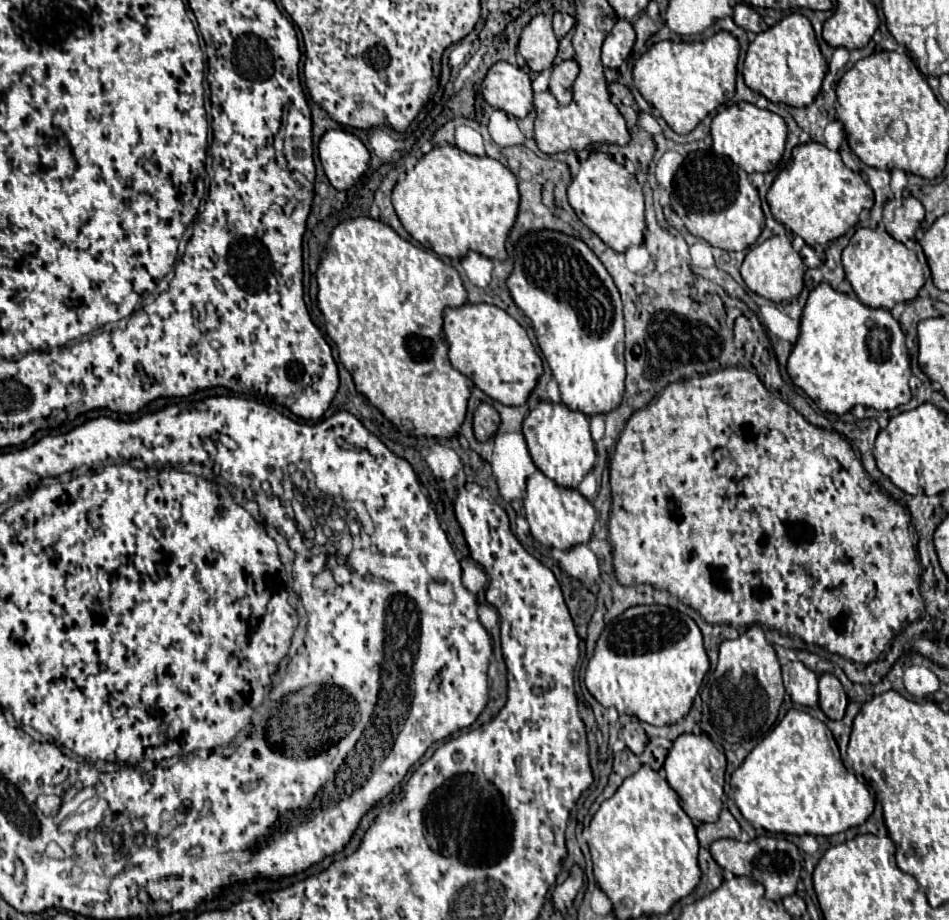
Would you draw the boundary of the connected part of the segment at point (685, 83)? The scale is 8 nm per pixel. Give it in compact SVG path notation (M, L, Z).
M718 32L702 42L660 42L638 58L634 84L674 132L688 134L734 96L738 54L738 40L730 32Z

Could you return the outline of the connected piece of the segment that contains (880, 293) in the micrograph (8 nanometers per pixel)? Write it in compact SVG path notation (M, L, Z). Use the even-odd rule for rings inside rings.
M858 228L842 252L842 264L858 300L870 308L892 310L892 306L898 302L912 302L918 296L918 290L924 286L922 264L918 262L916 254L904 244L896 242L888 232Z

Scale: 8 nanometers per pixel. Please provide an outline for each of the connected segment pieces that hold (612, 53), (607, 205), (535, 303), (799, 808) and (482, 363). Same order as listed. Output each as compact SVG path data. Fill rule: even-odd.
M618 20L616 26L612 28L612 32L606 36L604 46L602 46L602 64L606 68L620 68L622 62L628 58L628 54L632 52L636 34L630 22L626 20Z
M592 152L590 158L580 164L578 174L568 186L568 200L576 216L614 252L626 252L630 246L642 244L646 230L642 188L636 178L608 154Z
M530 232L516 244L516 264L508 278L516 306L532 320L538 346L560 386L562 402L570 410L596 416L616 410L624 396L624 320L620 294L596 254L578 238L562 232Z
M788 710L782 722L748 754L730 778L732 800L742 816L756 828L772 834L814 834L832 836L860 826L874 810L874 798L868 788L850 774L841 760L838 745L828 727L802 710Z
M464 304L444 312L444 334L450 344L452 366L468 376L486 396L506 406L522 406L542 376L542 360L526 330L492 304Z

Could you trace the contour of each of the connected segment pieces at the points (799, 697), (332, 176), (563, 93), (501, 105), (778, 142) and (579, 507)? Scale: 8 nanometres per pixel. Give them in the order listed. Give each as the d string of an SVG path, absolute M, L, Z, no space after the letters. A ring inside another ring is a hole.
M788 662L782 666L784 686L790 698L802 706L818 706L818 676L802 662Z
M328 130L320 140L318 154L328 182L340 192L354 188L368 172L368 148L346 130Z
M566 60L552 68L550 74L550 92L556 96L560 104L572 102L572 82L576 80L580 66L576 60Z
M496 62L482 82L484 100L508 116L526 118L532 110L532 86L526 72L508 62Z
M736 102L722 112L718 112L712 120L712 148L718 154L728 156L734 164L738 164L746 174L754 172L772 172L782 154L784 154L784 142L786 142L786 124L784 120L770 112L760 110L750 102Z
M536 470L526 482L526 498L524 498L524 514L530 524L530 532L536 542L544 544L546 548L556 550L570 550L578 544L588 544L592 538L594 524L598 520L596 508L578 494L578 490L568 490L556 486L548 480L540 470Z

